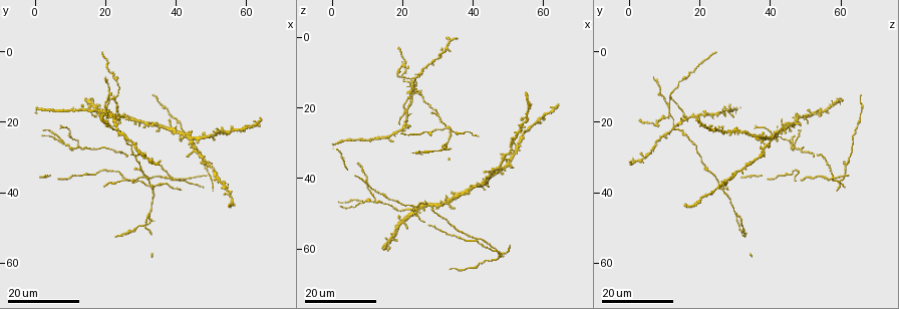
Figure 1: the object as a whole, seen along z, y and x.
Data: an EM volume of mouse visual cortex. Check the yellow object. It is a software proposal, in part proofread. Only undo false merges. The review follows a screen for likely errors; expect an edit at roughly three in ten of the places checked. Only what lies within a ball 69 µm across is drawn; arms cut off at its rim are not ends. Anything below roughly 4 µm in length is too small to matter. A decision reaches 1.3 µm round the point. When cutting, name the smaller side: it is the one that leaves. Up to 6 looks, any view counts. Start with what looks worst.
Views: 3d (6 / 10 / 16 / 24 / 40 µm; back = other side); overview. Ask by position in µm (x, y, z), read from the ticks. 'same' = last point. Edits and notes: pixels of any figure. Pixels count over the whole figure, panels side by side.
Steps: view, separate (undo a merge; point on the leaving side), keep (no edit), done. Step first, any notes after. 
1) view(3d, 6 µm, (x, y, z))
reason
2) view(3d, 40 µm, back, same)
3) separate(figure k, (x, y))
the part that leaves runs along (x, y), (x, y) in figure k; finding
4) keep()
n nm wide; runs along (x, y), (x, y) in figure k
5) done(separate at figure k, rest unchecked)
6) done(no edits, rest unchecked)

view(3d, 16 µm, (41.0, 36.5, 57.0))
four or more arms meet

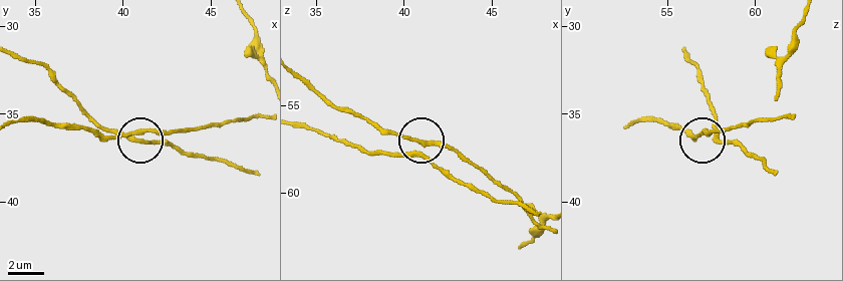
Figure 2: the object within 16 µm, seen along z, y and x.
view(3d, 6 µm, (40.9, 36.0, 57.1))

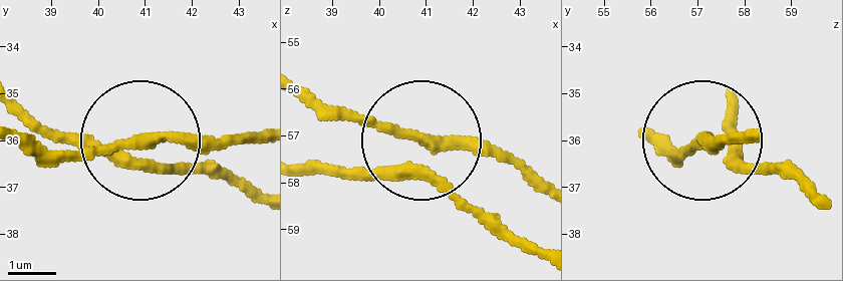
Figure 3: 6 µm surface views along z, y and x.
keep()
4 arms; one cell here

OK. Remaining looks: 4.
view(3d, 16 µm, (33.5, 39.0, 26.0))
four-way junction

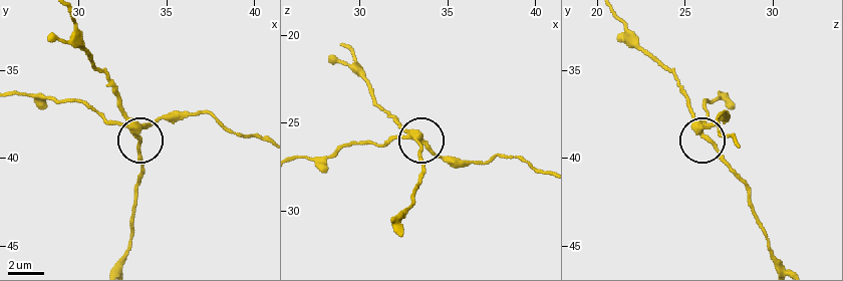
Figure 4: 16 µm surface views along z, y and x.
view(3d, 10 µm, (33.2, 38.5, 25.8))

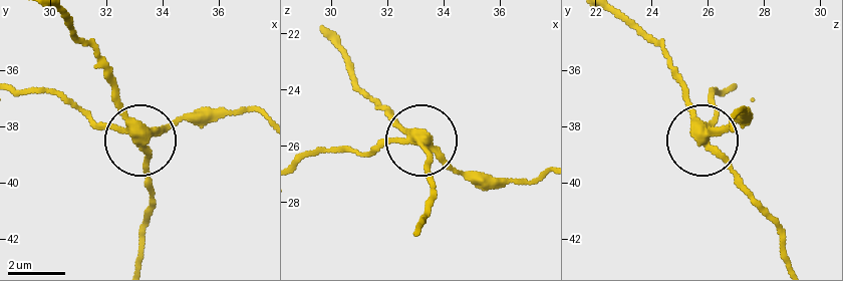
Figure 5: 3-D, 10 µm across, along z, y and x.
separate(figure 5, (93, 121))
320 nm wide; the part that leaves runs along (132, 133), (99, 124), (49, 92), (20, 90) in figure 5; two cells meet here

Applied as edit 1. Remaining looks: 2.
view(3d, 24 µm, (8.5, 26.0, 47.0))
branch point

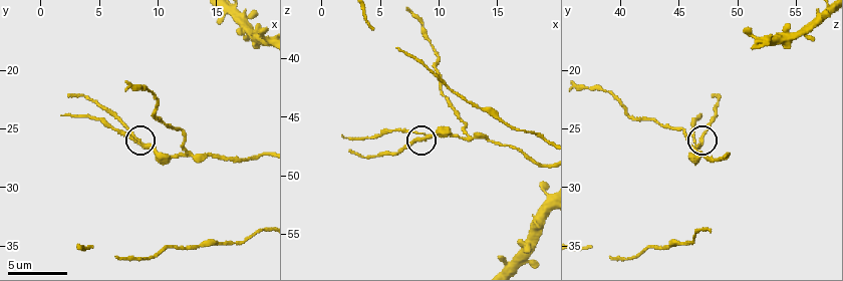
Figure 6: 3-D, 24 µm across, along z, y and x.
view(3d, 6 µm, (8.8, 26.4, 46.6))

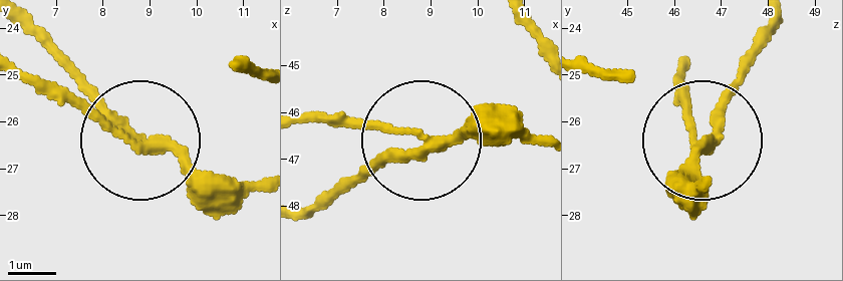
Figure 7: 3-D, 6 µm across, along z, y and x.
separate(figure 7, (78, 105))
side arm 8 µm; 3 arms; two cells meet here

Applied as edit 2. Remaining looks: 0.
done(separate at figure 5, separate at figure 7, rest unchecked)

